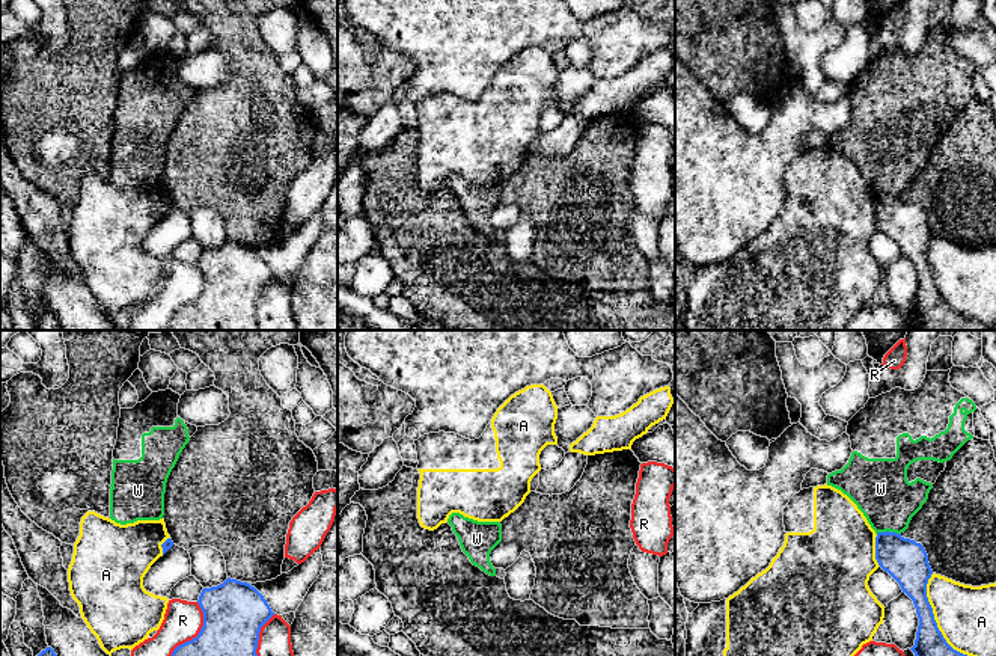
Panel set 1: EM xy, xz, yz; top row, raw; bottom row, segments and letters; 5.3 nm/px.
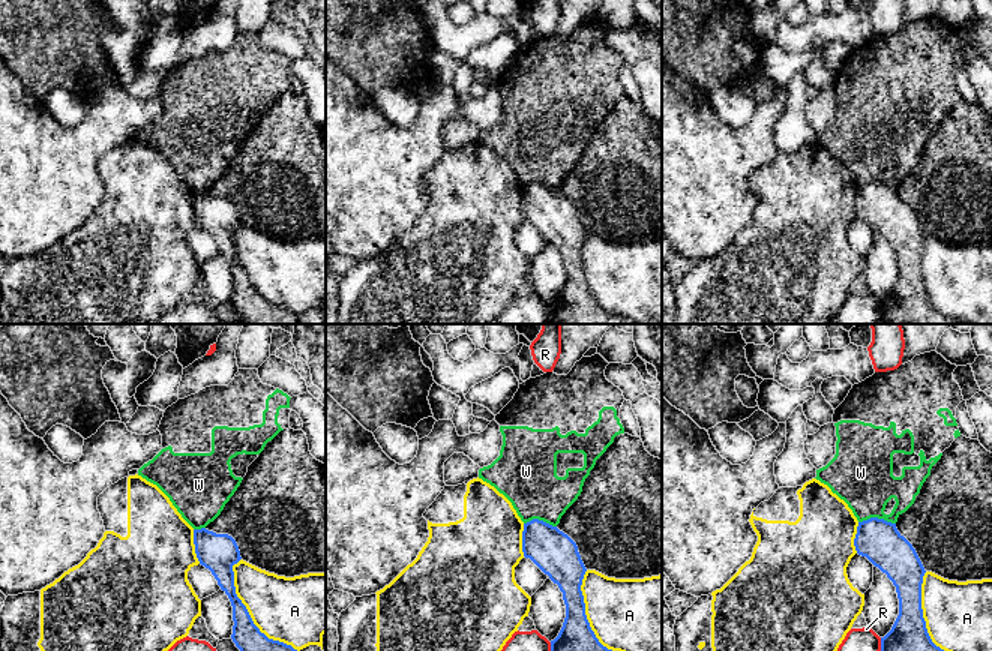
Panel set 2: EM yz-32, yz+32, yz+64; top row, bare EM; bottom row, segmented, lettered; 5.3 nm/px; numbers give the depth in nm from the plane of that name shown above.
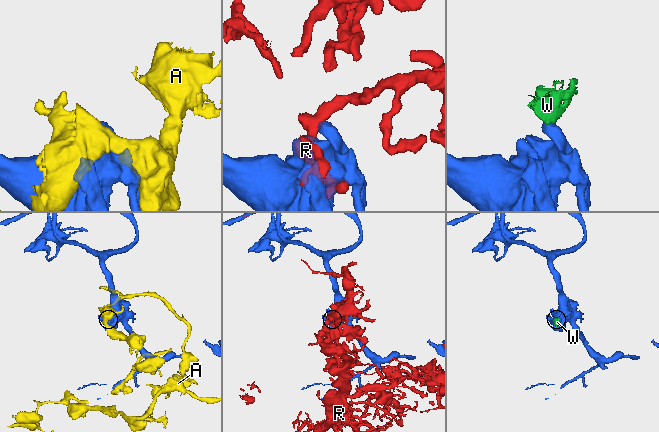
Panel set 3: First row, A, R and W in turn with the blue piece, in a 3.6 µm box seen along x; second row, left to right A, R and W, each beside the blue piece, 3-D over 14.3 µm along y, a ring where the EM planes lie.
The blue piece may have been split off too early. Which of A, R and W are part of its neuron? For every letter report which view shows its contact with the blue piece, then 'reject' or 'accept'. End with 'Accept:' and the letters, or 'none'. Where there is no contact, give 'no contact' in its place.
A: yz | reject
R: xy | reject
W: yz | reject
Accept: none

